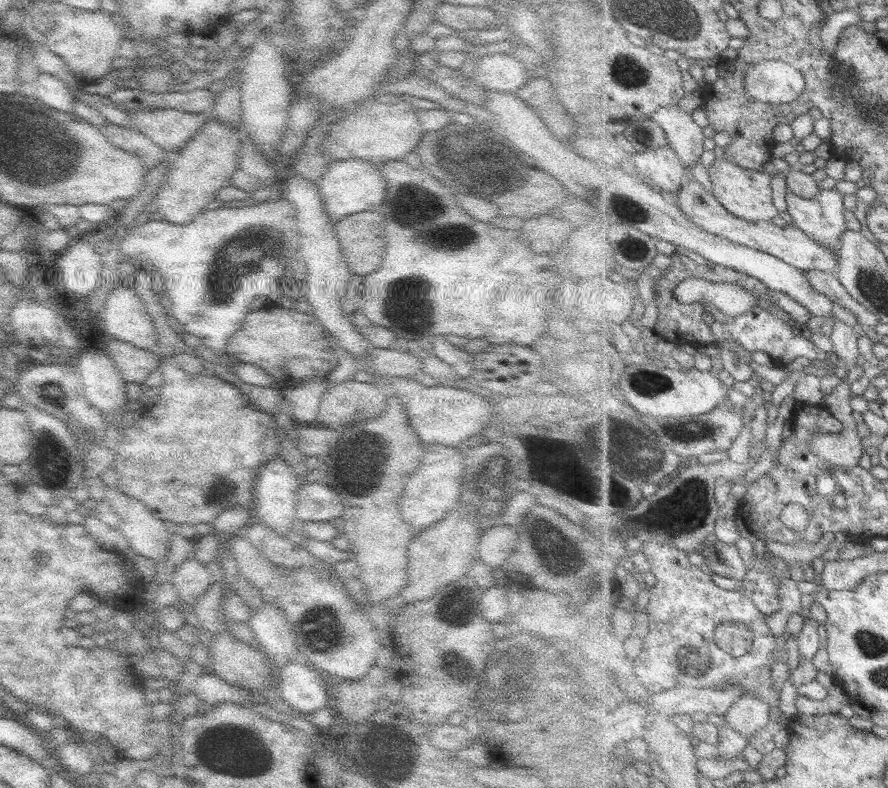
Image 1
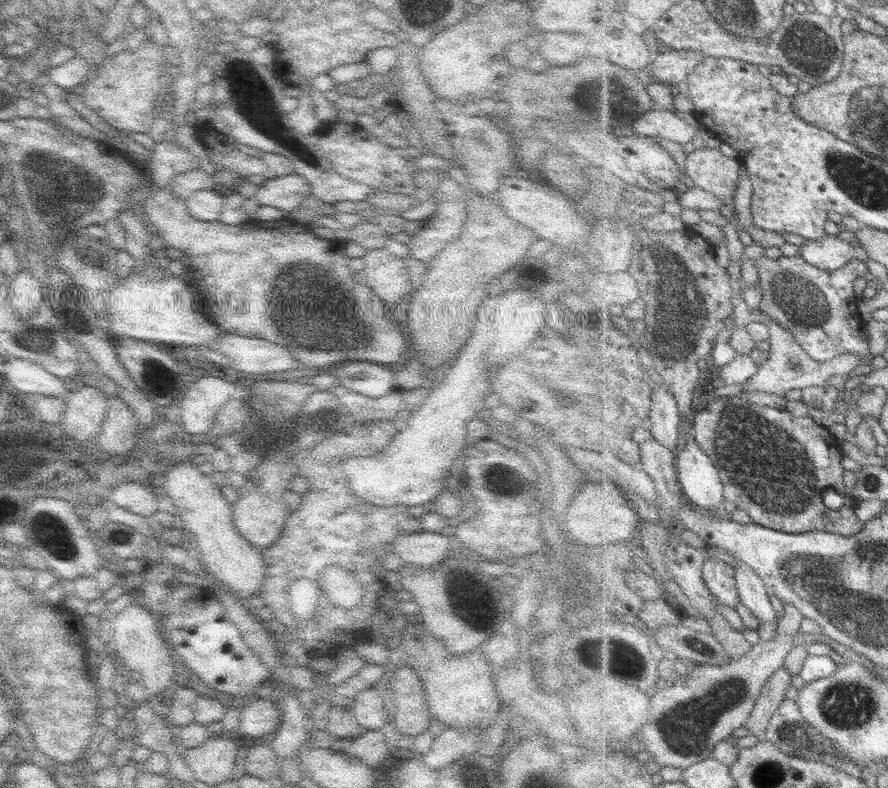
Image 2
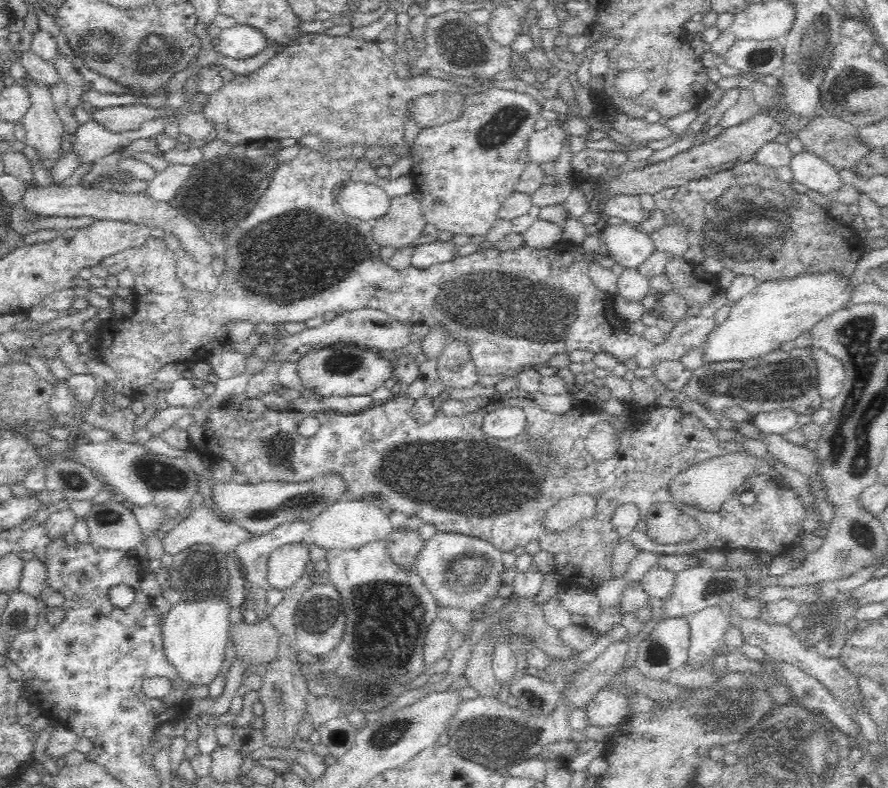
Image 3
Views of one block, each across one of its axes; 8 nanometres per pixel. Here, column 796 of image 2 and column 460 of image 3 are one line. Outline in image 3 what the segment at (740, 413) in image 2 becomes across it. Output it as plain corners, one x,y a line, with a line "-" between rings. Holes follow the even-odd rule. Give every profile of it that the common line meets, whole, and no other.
181,377
180,379
168,383
164,385
163,389
166,390
166,402
169,406
175,407
182,407
192,409
192,412
189,414
192,416
192,422
190,426
186,429
189,439
189,449
196,450
199,453
206,452
208,454
215,454
220,456
222,459
226,459
230,461
230,464
238,471
242,472
246,476
246,480
248,483
259,483
259,482
308,482
310,480
316,480
316,478
322,478
324,474
333,474
333,476
339,476
339,480
345,484
345,492
347,496
360,496
362,501
371,500
375,503
379,503
387,512
398,510
398,512
404,512
409,517
416,515
416,518
420,518
423,524
432,524
432,526
436,526
436,530
438,532
450,532
456,534
465,534
465,535
472,535
474,538
480,538
486,540
489,544
492,544
494,547
501,550
503,553
512,552
514,548
526,547
526,544
530,542
532,539
536,539
537,542
540,544
541,550
546,551
554,555
554,569
553,573
560,575
561,583
563,586
570,586
570,585
577,585
580,589
594,593
598,588
604,584
604,582
609,582
614,580
616,576
614,576
614,572
612,572
612,556
614,552
614,548
619,544
619,537
618,531
616,531
616,527
612,524
611,518
613,514
616,512
616,509
623,504
634,503
639,508
639,524
634,528
628,538
630,542
638,549
639,551
648,551
652,554
656,544
652,541
652,539
648,536
647,528
644,523
646,520
647,510
649,506
652,506
654,503
662,502
662,500
669,499
669,486
671,480
677,475
677,473
684,472
684,470
688,470
693,464
704,462
707,458
710,458
710,454
720,454
720,440
712,434
712,430
705,427
702,420
698,419
694,415
684,414
679,408
677,407
659,407
652,409
642,409
637,410
635,407
627,408
627,410
623,411
621,414
622,416
612,416
610,413
606,411
600,410
597,412
588,412
584,413
582,409
570,409
566,411
564,414
558,413
549,413
548,411
542,409
538,403
534,399
527,399
527,398
513,398
508,400
508,404
516,405
518,407
522,407
525,412
526,417
526,428
522,434
515,436
514,438
507,438
507,439
500,439
489,437
482,429
483,422
485,416
492,410
494,410
496,406
496,402
491,401
491,399
479,409
473,410
464,416
450,416
444,412
444,410
436,410
434,409
434,416
428,420
428,422
420,422
420,420
414,417
414,400
410,398
410,396
406,395
404,392
400,395
393,396
390,400
384,401
383,403
375,403
374,405
368,407
366,410
363,411
356,411
355,413
346,413
342,414
336,411
326,411
326,412
314,412
304,413
298,410
288,410
284,409
283,411
277,411
272,409
265,410
258,418
252,420
251,422
246,421
240,411
238,409
230,409
224,403
215,406
210,406
206,408
205,406
200,406
199,402
204,399
207,399
209,394
205,393
200,389
200,387
195,387
192,383
190,383
190,379
186,379
-
307,416
314,416
318,418
318,422
320,422
320,428
318,428
318,432
314,434
314,436
310,436
309,438
305,438
302,434
298,433
298,424
304,420
-
600,422
610,422
610,424
614,424
615,427
619,428
618,433
618,452
616,452
615,456
612,458
602,459
598,461
598,459
594,459
588,450
586,450
586,440
588,440
588,436
590,436
590,431
596,426
596,424
600,424
-
541,444
541,446
545,446
545,448
549,449
552,464
550,468
546,468
542,461
540,461
540,455
538,455
538,451
536,451
536,446
-
589,494
590,496
594,497
596,501
597,510
594,511
594,514
588,519
585,526
580,526
577,528
572,528
567,530
566,532
558,532
552,533
546,530
543,530
541,525
542,517
544,513
555,503
558,502
561,498
567,497
568,495
583,495

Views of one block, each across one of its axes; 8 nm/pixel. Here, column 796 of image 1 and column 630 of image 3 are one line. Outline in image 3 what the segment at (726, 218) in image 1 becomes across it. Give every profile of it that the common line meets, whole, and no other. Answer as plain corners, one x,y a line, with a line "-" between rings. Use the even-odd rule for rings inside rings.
628,224
603,226
602,242
607,246
606,255
622,267
640,266
654,251
654,241

